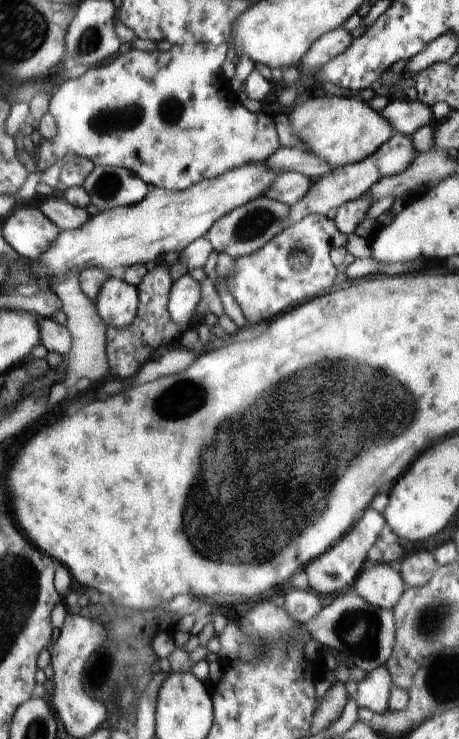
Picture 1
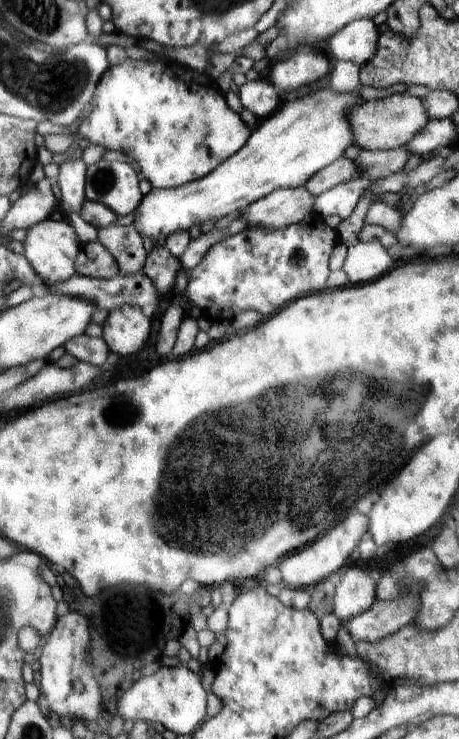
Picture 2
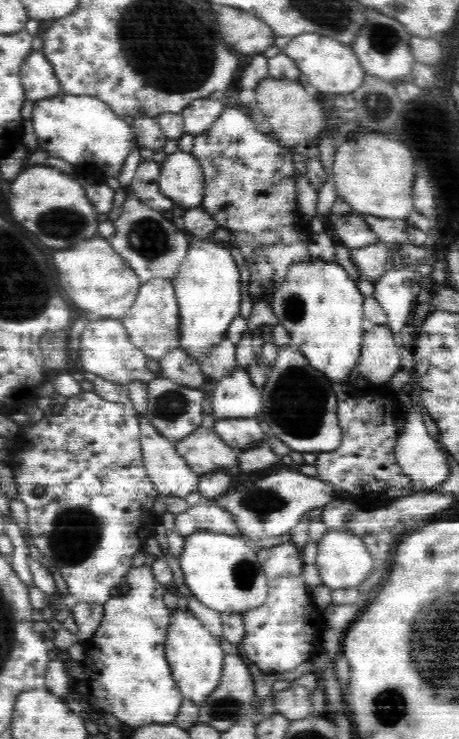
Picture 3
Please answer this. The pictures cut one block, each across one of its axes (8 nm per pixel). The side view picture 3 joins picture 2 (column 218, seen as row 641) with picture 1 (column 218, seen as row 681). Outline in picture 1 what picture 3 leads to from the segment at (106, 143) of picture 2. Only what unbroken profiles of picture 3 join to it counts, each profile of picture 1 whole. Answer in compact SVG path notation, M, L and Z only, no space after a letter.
M227 43L219 44L181 44L180 46L172 46L168 52L158 49L152 51L144 51L130 49L128 52L112 58L109 62L104 62L102 65L94 65L80 77L75 79L67 79L51 96L49 101L49 113L56 121L56 138L52 142L48 140L40 140L38 144L28 143L29 153L35 161L36 173L42 173L50 166L53 166L58 160L62 159L66 154L75 154L78 157L84 157L91 160L95 165L112 165L129 169L136 176L139 176L147 185L152 184L158 188L165 188L171 191L181 191L194 186L200 180L216 178L234 170L234 168L242 168L246 164L265 163L280 147L278 133L275 127L275 122L271 114L266 114L263 111L248 112L246 108L236 100L236 93L230 85L230 81L226 78L223 71L223 62L226 60L226 52L229 46Z

